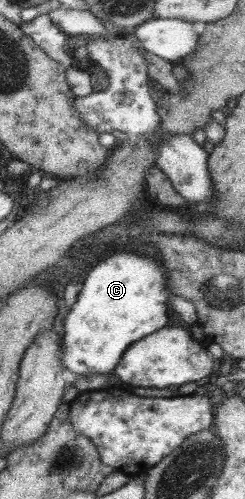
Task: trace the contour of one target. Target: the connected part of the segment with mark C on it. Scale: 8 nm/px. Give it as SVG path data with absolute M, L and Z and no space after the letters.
M111 251L111 255L99 260L81 279L81 291L63 320L63 336L61 336L61 362L75 376L90 376L93 374L111 374L119 356L127 350L129 344L141 340L144 336L157 332L167 325L167 272L161 262L145 254L134 252Z

